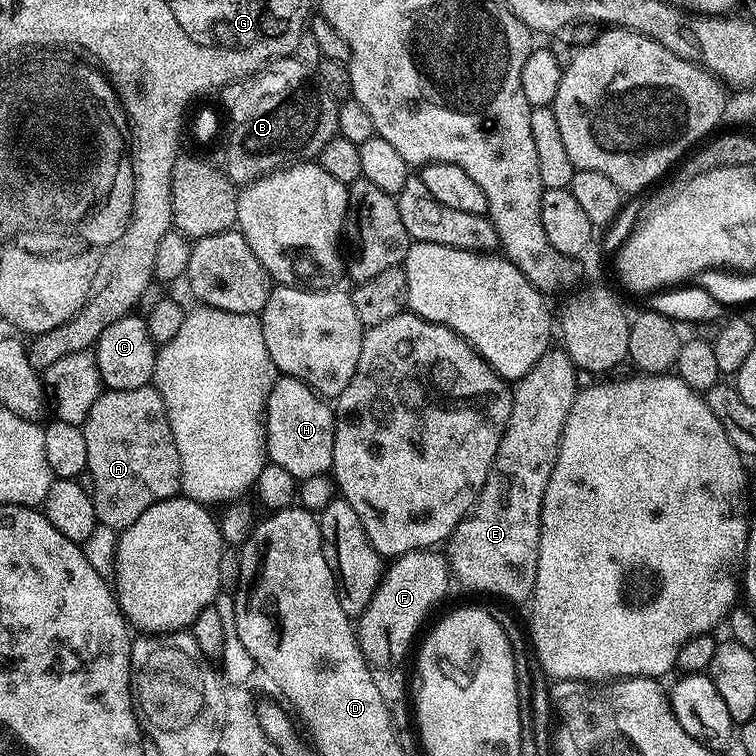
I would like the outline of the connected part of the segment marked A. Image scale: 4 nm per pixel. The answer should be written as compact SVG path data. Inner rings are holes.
M156 387L102 391L90 407L82 427L86 434L86 476L87 479L92 479L90 491L97 524L105 524L117 530L129 528L134 522L138 522L140 515L150 510L150 506L181 495L178 446L170 430L166 406Z

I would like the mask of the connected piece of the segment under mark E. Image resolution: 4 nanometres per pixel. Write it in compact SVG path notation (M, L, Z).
M552 346L542 354L542 358L538 358L538 362L534 362L532 369L521 380L515 381L508 427L502 434L498 454L488 471L476 505L470 515L461 520L460 525L453 530L446 544L446 559L451 575L460 579L462 587L469 588L472 592L485 592L488 596L501 596L502 599L513 600L516 604L523 600L524 603L531 601L536 585L542 498L546 494L554 462L558 458L560 435L568 411L578 391L576 376L578 369L564 348Z

